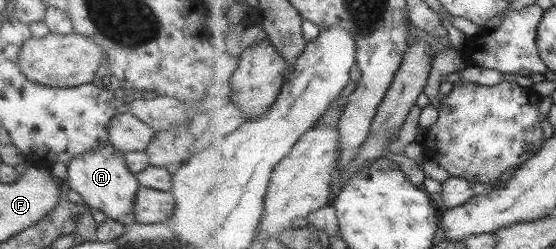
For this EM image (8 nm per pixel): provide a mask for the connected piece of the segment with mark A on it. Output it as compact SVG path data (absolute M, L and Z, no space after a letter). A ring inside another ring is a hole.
M110 144L97 150L89 150L74 158L67 166L67 185L81 196L84 205L105 214L109 220L129 227L135 222L134 200L139 185L137 179L127 170L123 152L114 149Z

